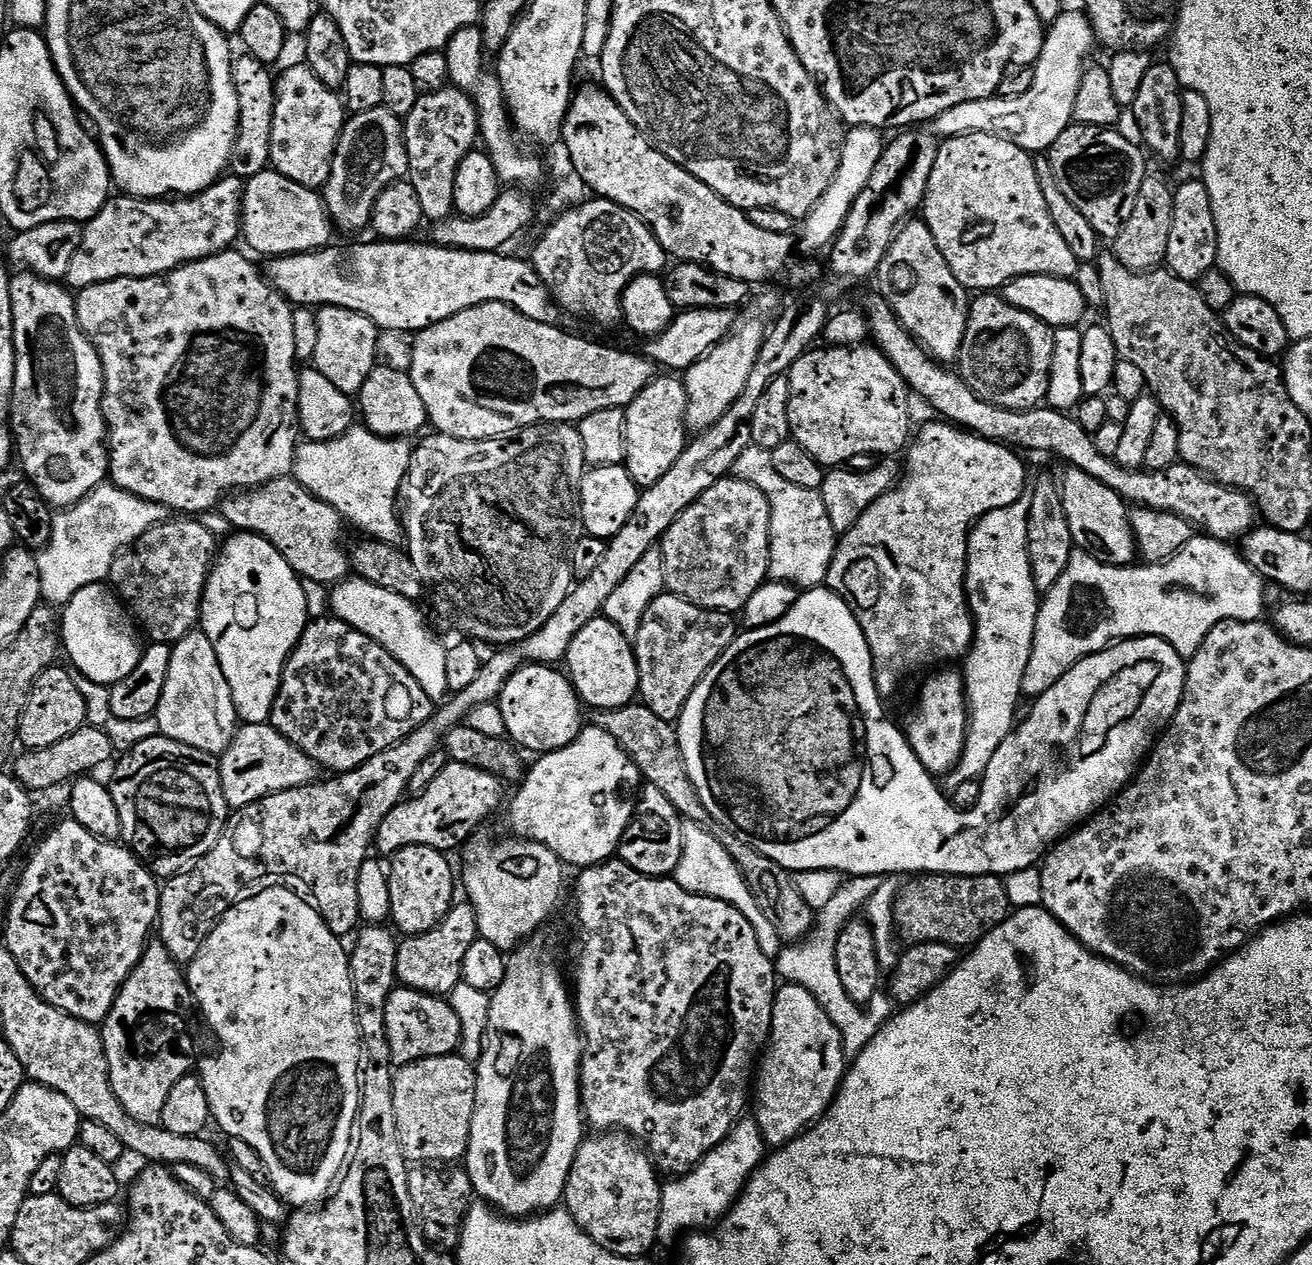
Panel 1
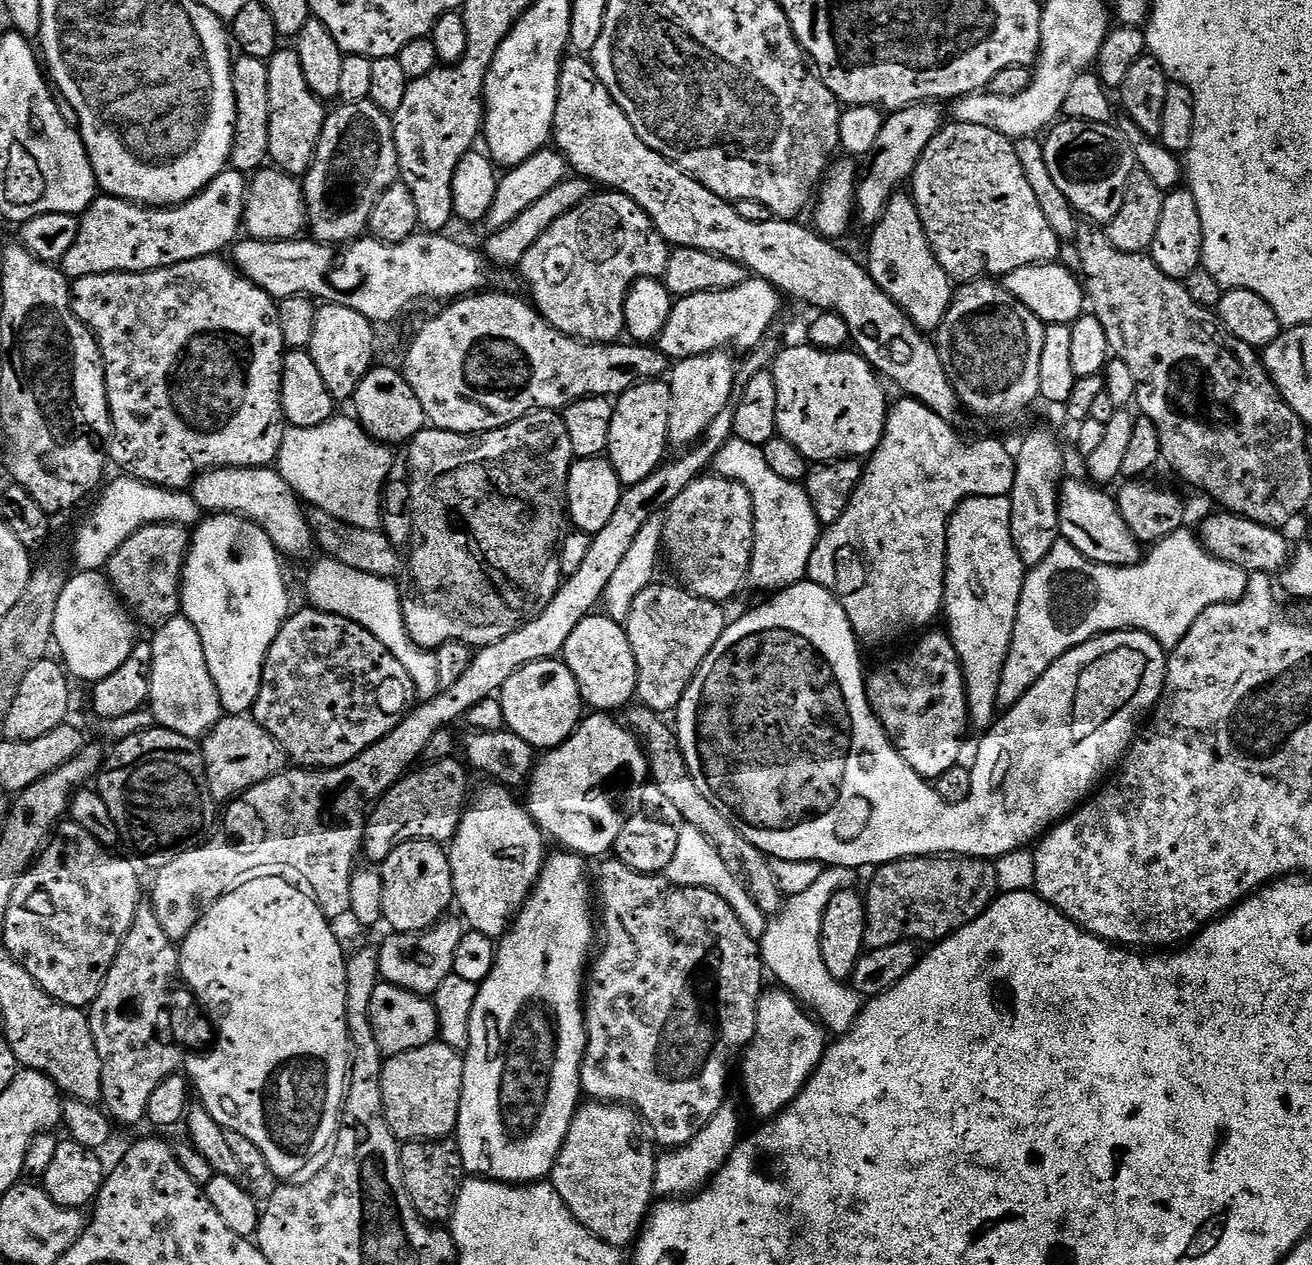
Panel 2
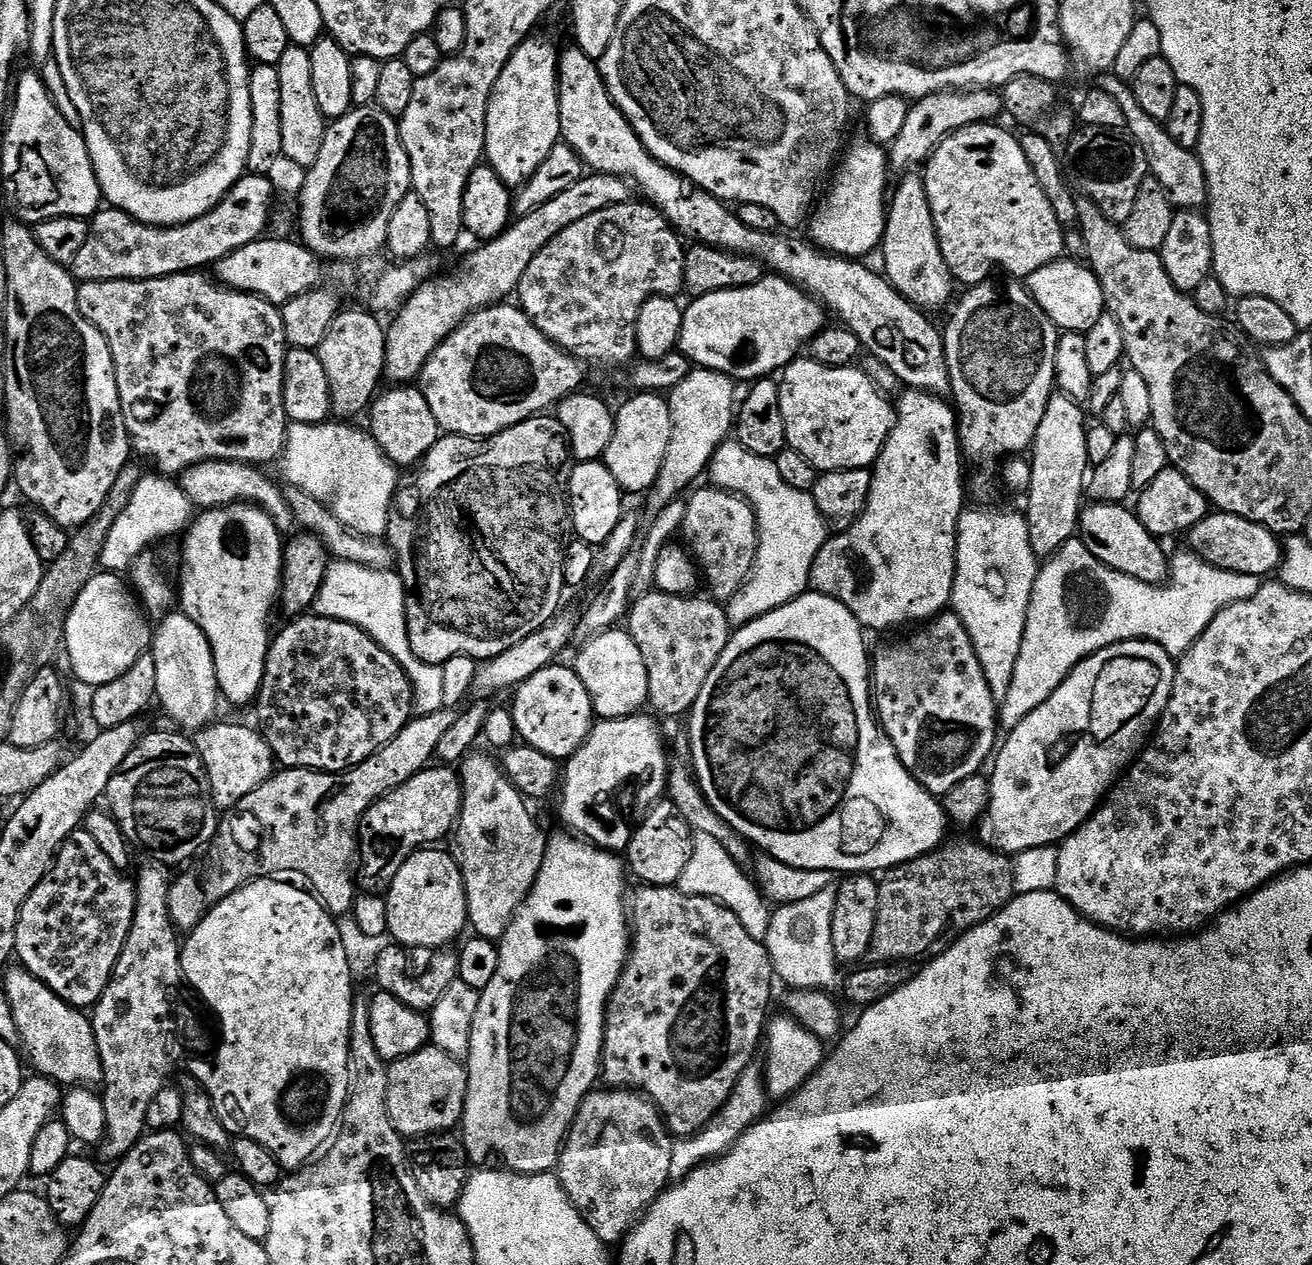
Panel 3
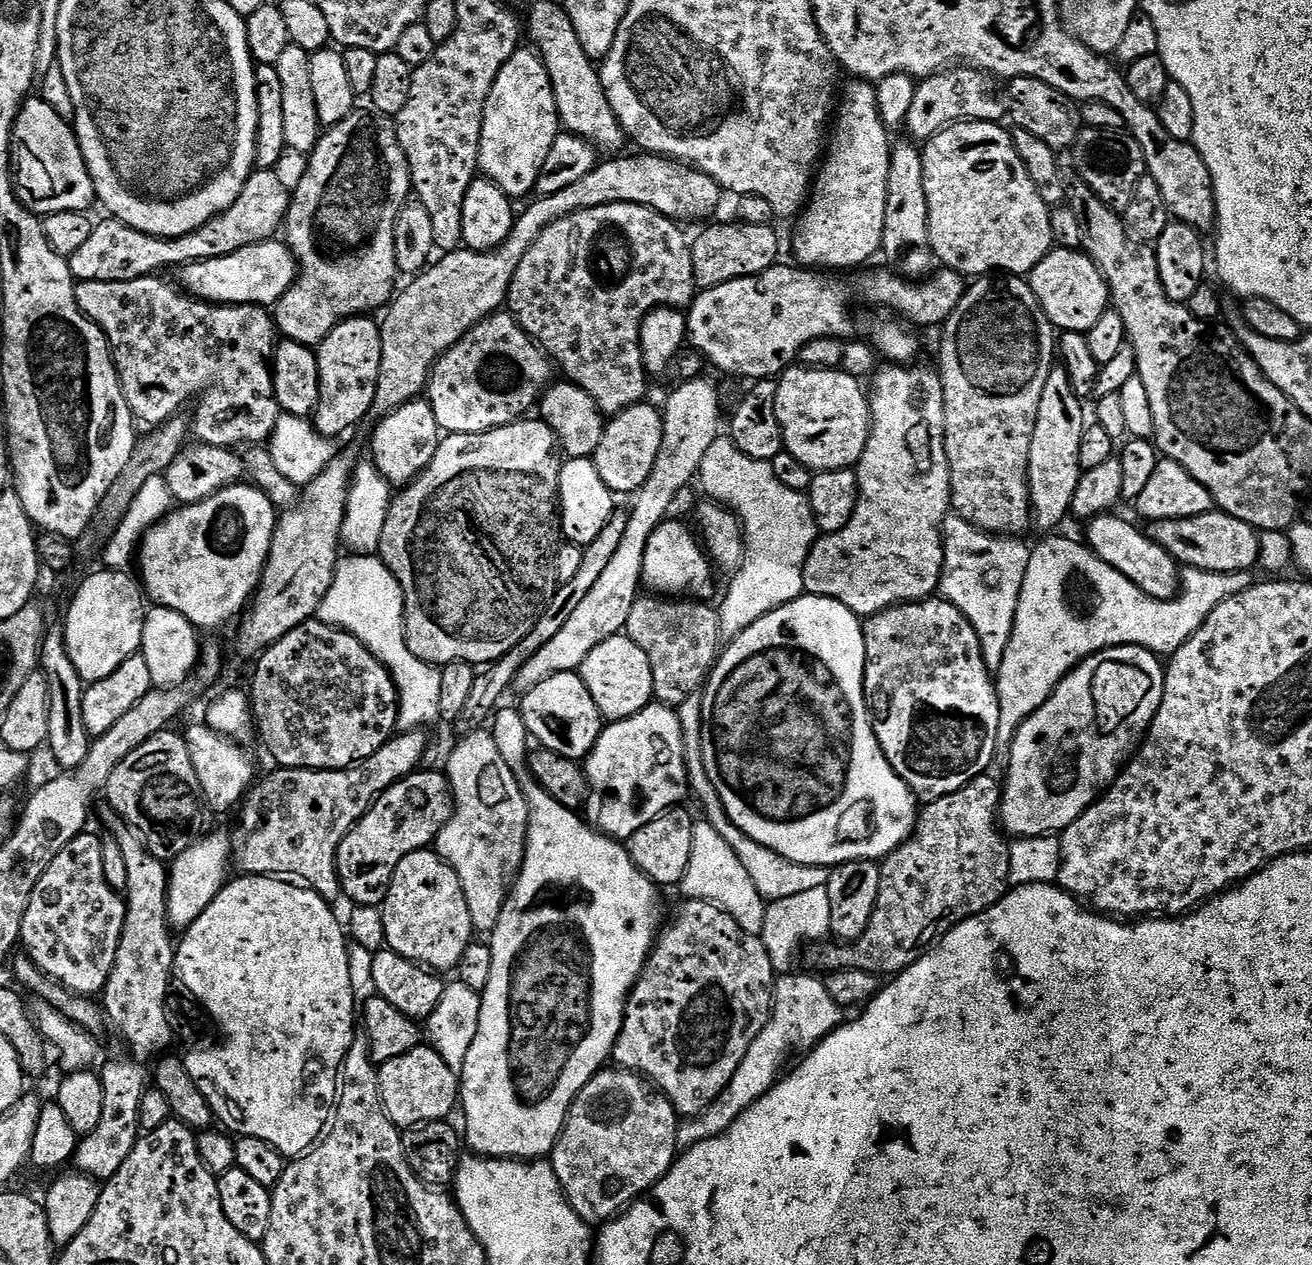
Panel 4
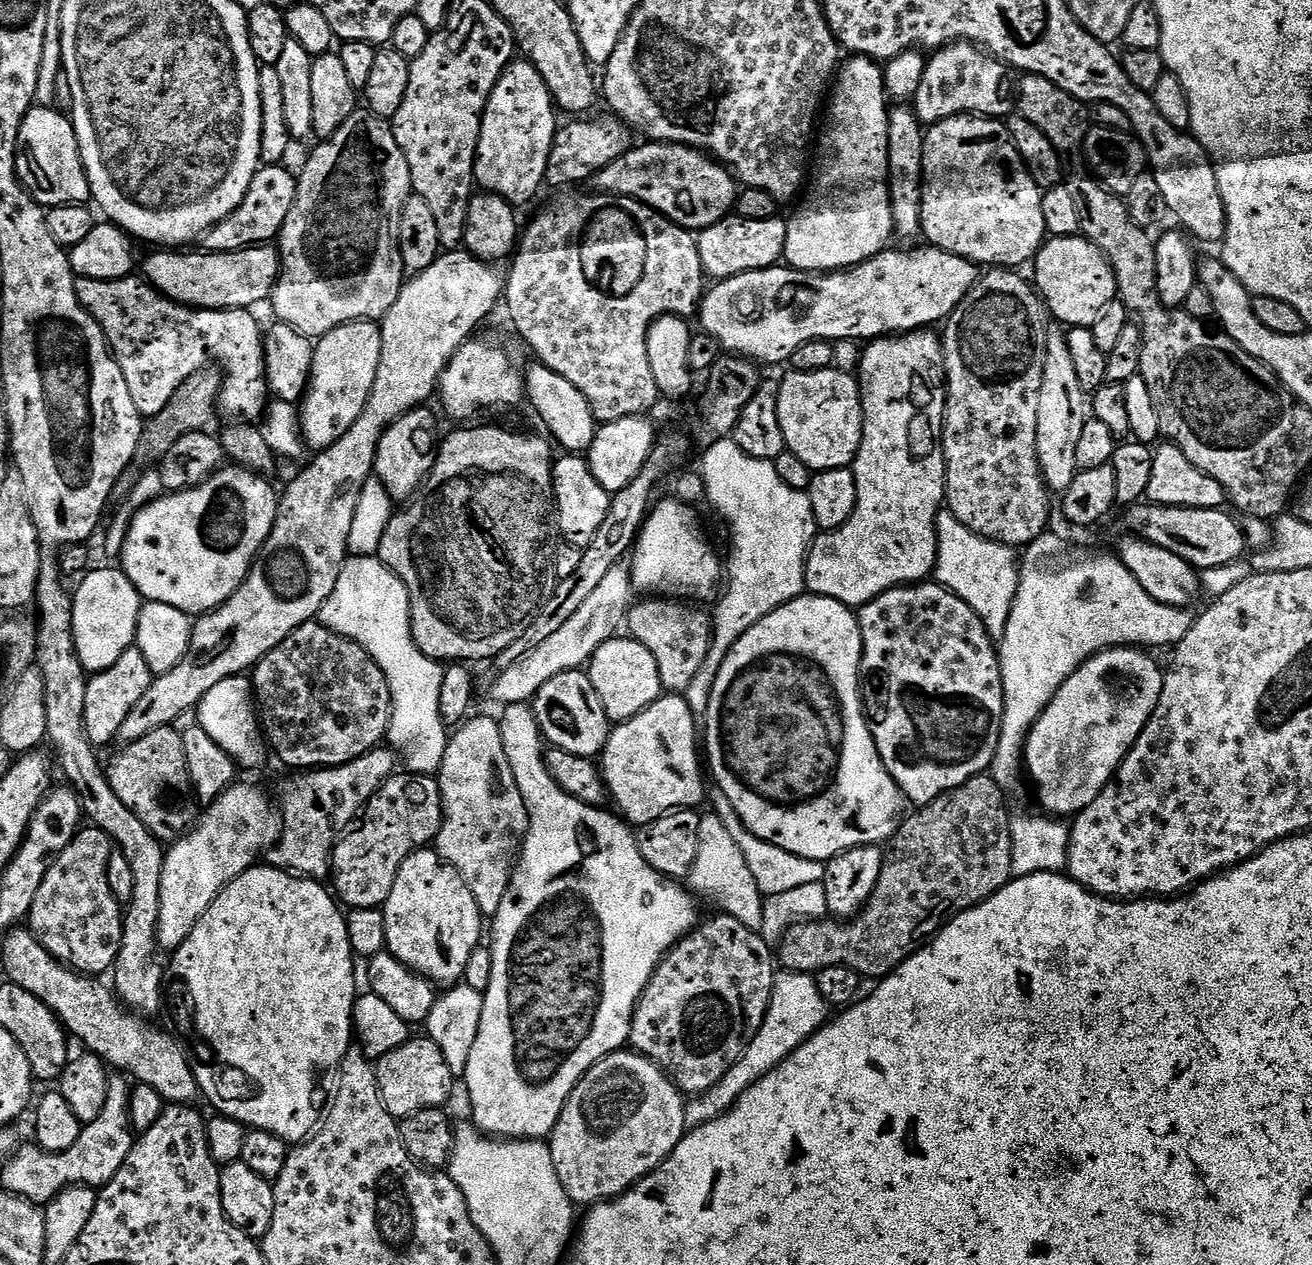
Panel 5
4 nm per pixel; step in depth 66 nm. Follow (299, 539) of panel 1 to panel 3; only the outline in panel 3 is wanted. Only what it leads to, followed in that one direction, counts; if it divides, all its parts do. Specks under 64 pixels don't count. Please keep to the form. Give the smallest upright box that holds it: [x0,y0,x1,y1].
[178,460,293,534]

